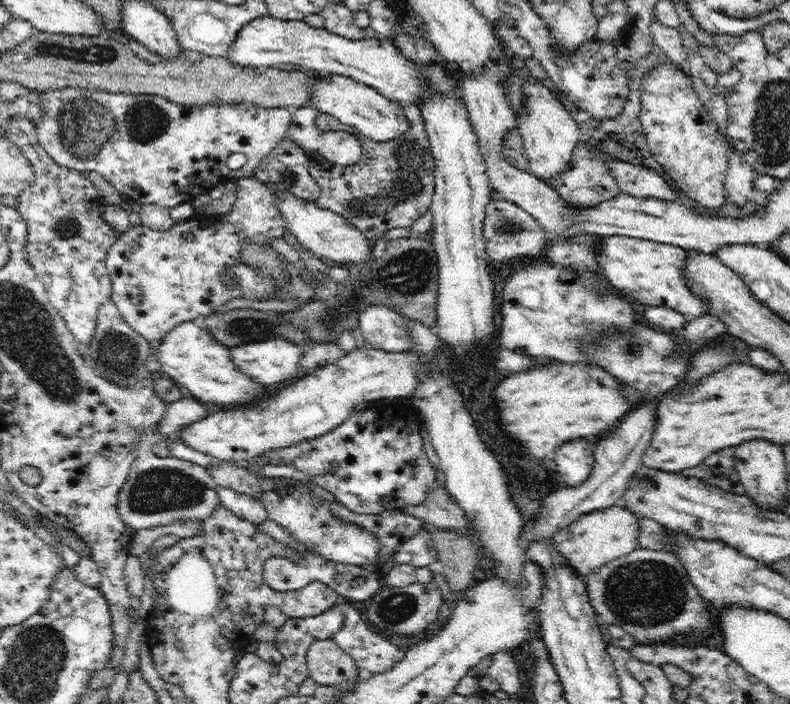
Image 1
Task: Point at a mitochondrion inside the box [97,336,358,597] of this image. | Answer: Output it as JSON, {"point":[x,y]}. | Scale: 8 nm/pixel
{"point":[163,490]}

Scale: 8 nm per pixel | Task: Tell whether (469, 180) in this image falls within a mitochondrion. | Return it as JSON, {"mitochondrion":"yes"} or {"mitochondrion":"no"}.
{"mitochondrion":"no"}

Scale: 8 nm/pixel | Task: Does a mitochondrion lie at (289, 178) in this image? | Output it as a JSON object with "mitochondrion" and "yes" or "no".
{"mitochondrion":"yes"}

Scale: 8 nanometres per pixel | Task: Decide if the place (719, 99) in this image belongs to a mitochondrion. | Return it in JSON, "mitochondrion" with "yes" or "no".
{"mitochondrion":"no"}

